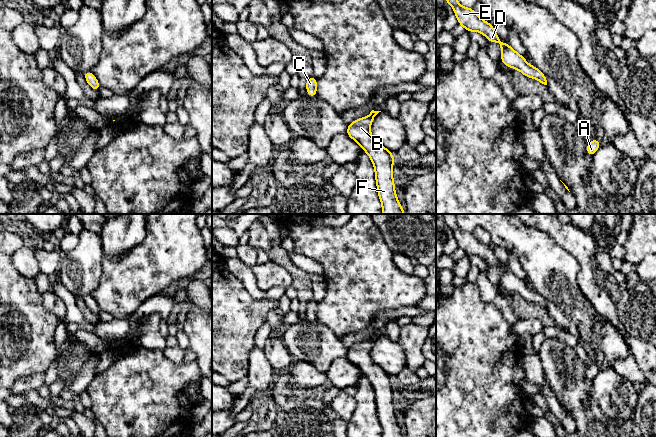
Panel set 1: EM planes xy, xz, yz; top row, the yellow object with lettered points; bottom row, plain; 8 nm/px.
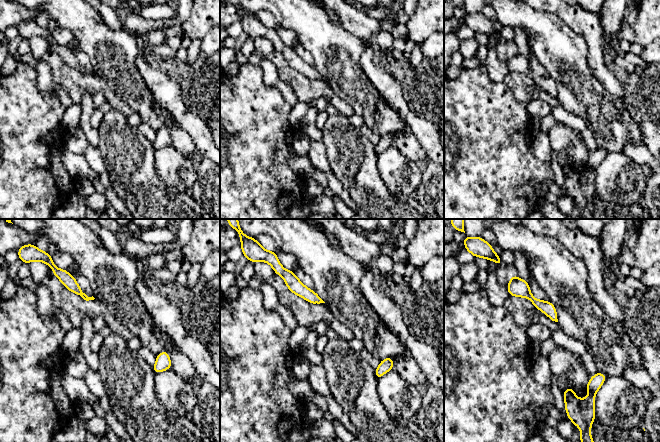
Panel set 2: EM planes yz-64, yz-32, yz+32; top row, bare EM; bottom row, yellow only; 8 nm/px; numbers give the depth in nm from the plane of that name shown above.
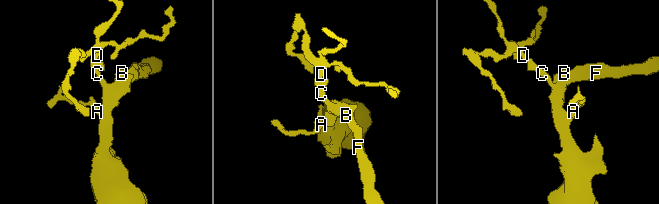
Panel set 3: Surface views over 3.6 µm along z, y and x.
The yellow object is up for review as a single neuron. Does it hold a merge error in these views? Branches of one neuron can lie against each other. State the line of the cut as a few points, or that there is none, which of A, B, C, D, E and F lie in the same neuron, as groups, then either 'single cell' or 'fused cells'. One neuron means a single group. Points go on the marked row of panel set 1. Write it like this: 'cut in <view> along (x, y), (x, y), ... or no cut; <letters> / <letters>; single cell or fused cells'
no cut; A B C D E F; single cell

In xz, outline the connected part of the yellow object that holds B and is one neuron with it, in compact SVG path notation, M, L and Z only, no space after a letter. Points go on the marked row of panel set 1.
M372 110L367 117L348 124L346 134L361 146L373 163L377 192L382 203L382 214L405 214L395 193L394 154L389 152L370 133L371 123L379 112L381 111Z

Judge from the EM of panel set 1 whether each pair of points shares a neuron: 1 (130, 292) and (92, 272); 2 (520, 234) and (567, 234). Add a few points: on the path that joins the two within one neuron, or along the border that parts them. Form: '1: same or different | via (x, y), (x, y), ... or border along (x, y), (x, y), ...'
1: different | border along (105, 257), (98, 286), (90, 294)
2: different | border along (526, 224), (545, 231), (565, 249)

